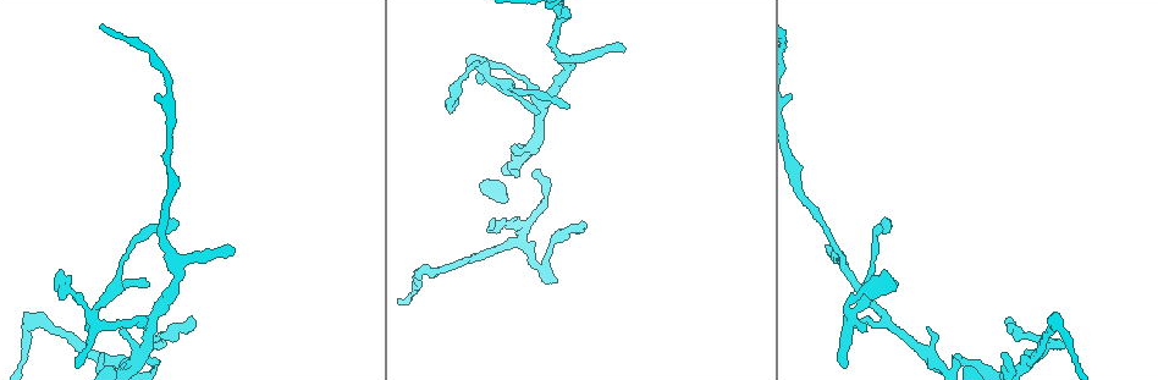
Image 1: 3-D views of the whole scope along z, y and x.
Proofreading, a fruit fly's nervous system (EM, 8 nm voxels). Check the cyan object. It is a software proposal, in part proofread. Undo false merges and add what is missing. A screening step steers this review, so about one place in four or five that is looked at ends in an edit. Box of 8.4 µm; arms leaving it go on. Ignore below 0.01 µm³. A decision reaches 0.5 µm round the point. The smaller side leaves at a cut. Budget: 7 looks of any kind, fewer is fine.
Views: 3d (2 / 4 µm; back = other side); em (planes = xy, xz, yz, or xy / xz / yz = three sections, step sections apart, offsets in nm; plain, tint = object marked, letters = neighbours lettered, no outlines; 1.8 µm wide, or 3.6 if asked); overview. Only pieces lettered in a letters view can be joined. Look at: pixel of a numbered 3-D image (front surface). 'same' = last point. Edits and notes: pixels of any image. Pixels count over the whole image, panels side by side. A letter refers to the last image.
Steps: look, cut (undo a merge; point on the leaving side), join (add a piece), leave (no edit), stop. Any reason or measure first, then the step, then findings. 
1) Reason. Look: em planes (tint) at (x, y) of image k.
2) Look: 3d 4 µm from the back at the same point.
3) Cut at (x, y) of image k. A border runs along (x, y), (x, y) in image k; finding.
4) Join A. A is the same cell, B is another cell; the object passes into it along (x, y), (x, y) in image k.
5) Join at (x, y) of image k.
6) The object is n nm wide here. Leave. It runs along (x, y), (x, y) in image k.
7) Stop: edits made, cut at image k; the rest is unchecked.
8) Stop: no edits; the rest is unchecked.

Free end. Look: em planes (letters) at (954, 357) of image 1.

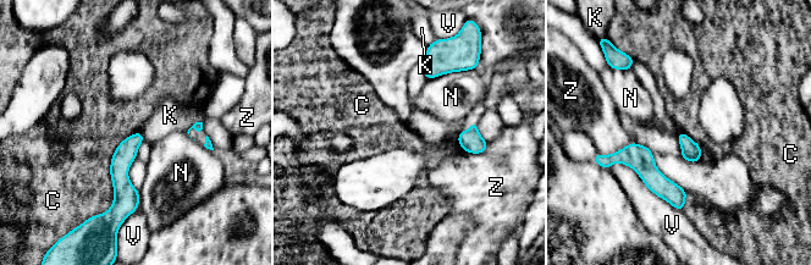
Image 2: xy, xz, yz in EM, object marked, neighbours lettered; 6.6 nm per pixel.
The object is 130 nm wide here. Leave. C, K, N, V and Z are other cells; it runs along (138, 136), (121, 160), (130, 203) in image 2; none of them fits.

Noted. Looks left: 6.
Tapers out. Look: 3d 2 µm at (586, 227) of image 1.

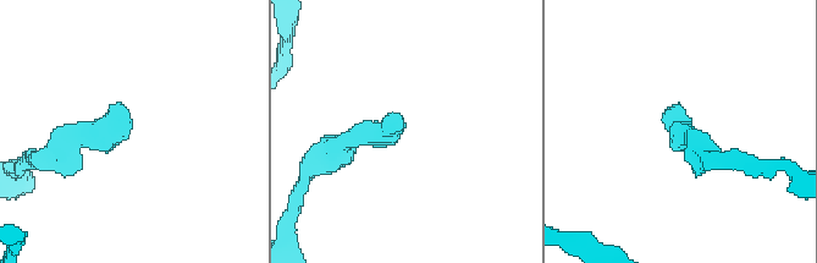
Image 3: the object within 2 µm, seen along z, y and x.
Look: em planes (tint) at (674, 117) of image 3.

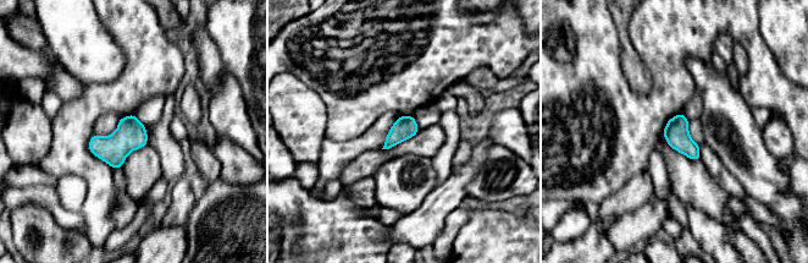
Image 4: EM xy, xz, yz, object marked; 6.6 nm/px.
Look: em planes (letters) at the same point.

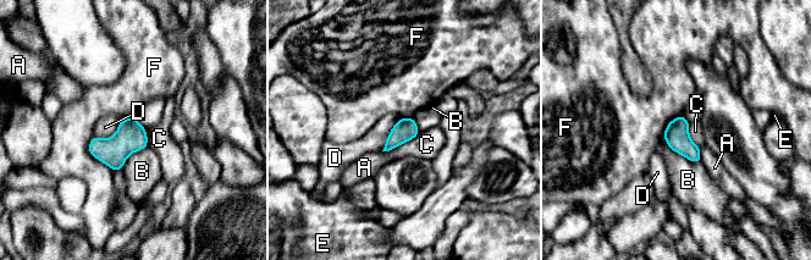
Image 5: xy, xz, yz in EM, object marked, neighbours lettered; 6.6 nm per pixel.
Leave. A, B, C, D, E and F are other cells; a border runs along (420, 132), (385, 151) in image 5; no lettered piece goes on from it.

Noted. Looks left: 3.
Four arms meet. Look: em planes (letters) at (92, 314) of image 1.

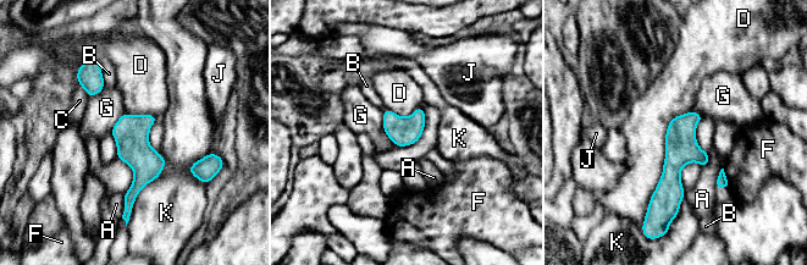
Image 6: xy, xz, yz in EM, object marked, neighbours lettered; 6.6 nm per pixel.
Leave. A, B, C, D, F, G, J and K are other cells; continuous, no second neuron.

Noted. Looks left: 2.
Stop: no edits; the rest is unchecked.

